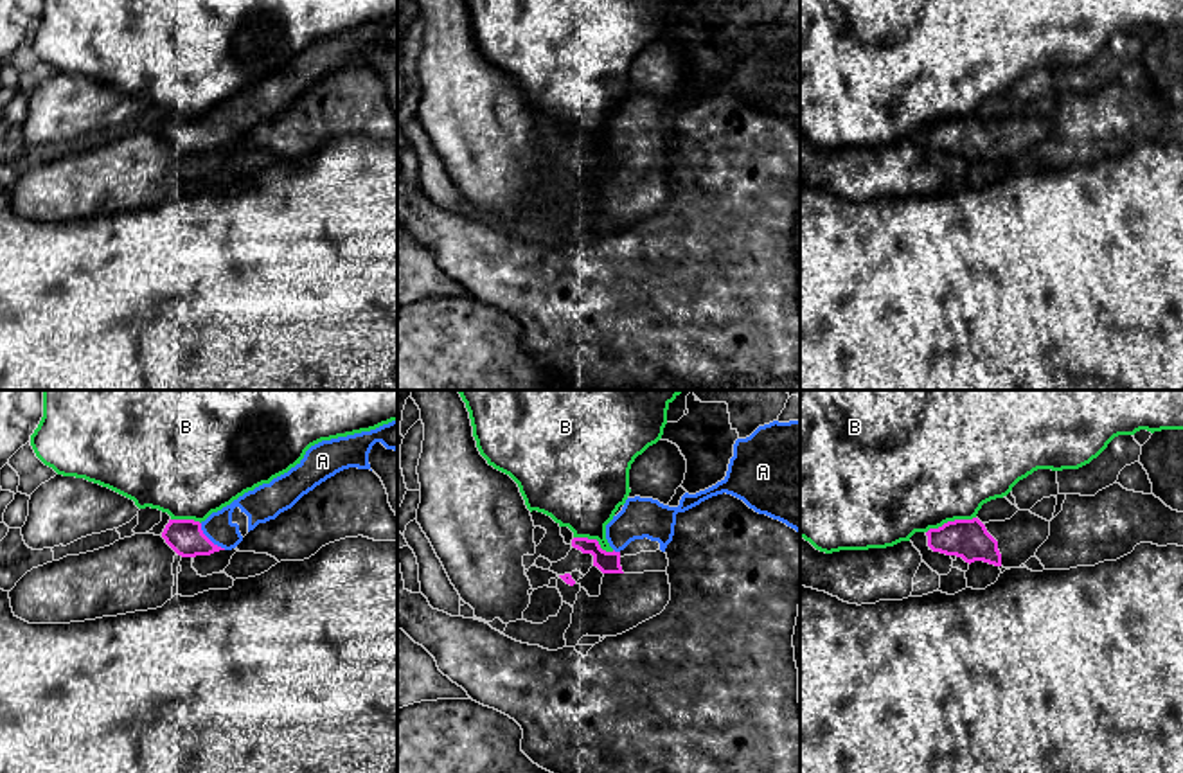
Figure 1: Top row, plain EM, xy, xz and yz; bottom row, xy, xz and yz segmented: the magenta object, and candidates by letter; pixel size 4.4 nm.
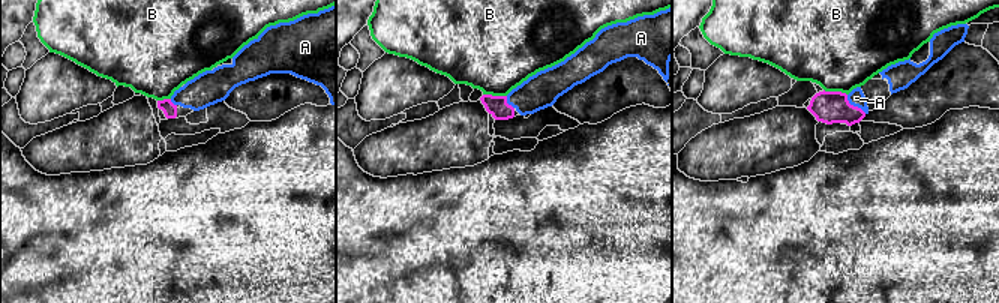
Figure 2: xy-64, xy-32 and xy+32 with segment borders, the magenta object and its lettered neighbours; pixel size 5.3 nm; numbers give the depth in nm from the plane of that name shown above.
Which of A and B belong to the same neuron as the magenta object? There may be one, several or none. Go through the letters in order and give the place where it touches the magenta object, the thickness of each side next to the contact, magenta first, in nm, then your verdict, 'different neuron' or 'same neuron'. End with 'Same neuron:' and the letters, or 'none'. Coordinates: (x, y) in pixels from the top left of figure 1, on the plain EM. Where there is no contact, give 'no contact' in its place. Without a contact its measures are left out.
A: xy (209, 137) | 160/140 nm | same neuron
B: yz (950, 119) | 180/500 nm | different neuron
Same neuron: A

